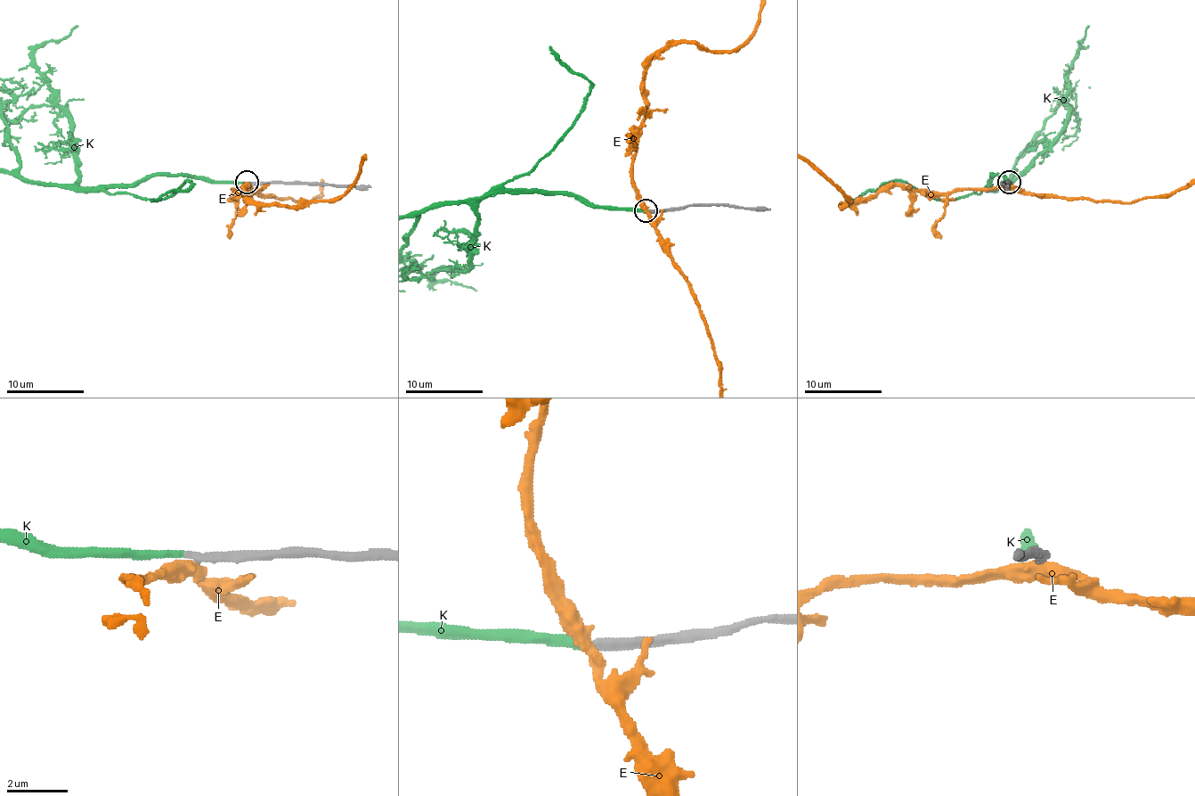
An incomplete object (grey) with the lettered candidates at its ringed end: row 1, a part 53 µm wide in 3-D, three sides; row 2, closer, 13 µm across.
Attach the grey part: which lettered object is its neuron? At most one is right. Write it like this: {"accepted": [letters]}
{"accepted": ["K"]}

